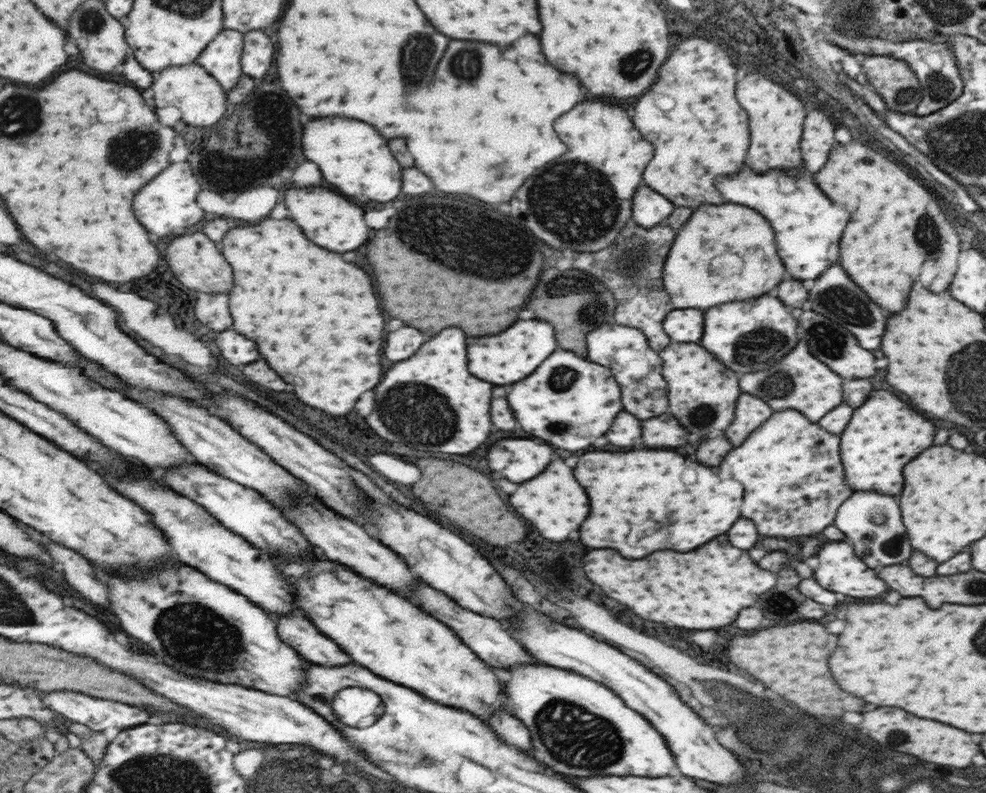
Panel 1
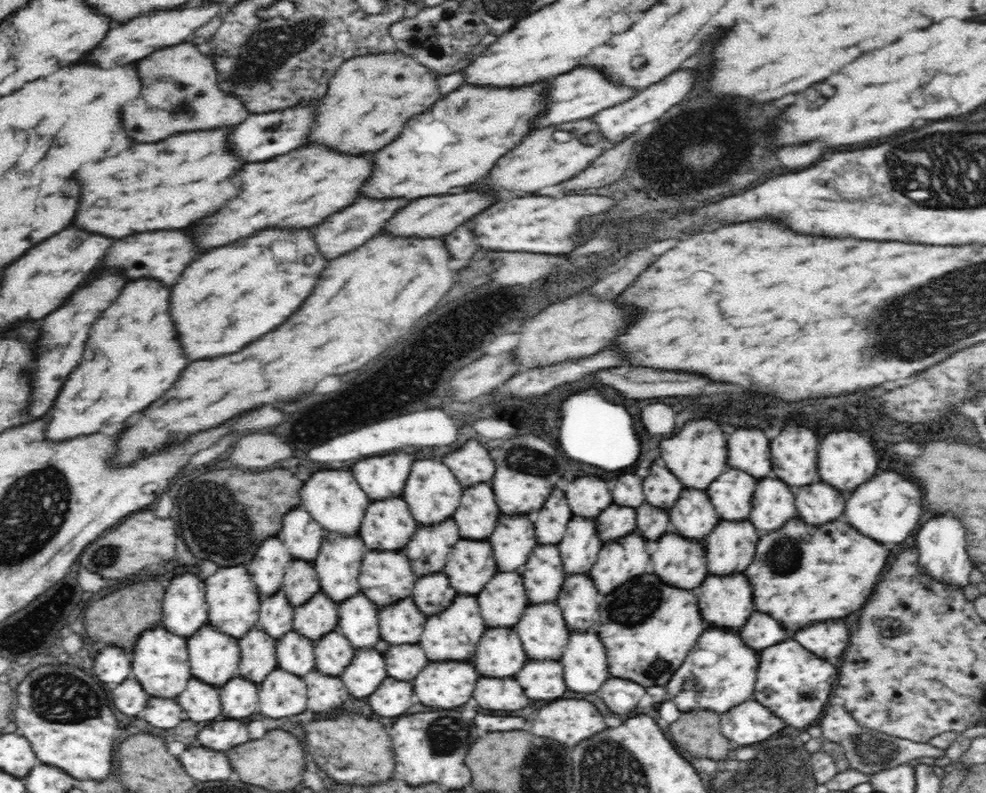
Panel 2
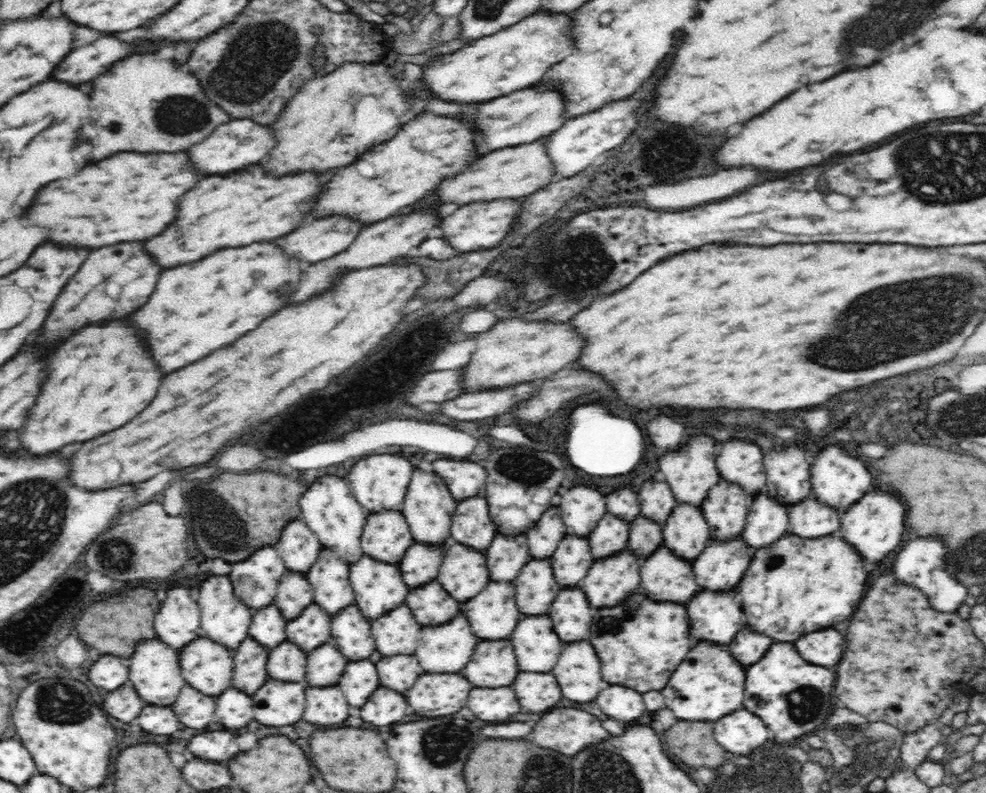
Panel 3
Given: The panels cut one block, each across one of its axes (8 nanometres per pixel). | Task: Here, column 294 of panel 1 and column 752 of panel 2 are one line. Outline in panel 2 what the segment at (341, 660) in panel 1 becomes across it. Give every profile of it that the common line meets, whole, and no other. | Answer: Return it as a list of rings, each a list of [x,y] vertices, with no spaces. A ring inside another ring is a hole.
[[[764,612],[752,614],[748,622],[742,626],[742,632],[744,632],[744,640],[748,640],[748,644],[752,644],[756,650],[778,644],[790,636],[790,632],[776,618]]]

